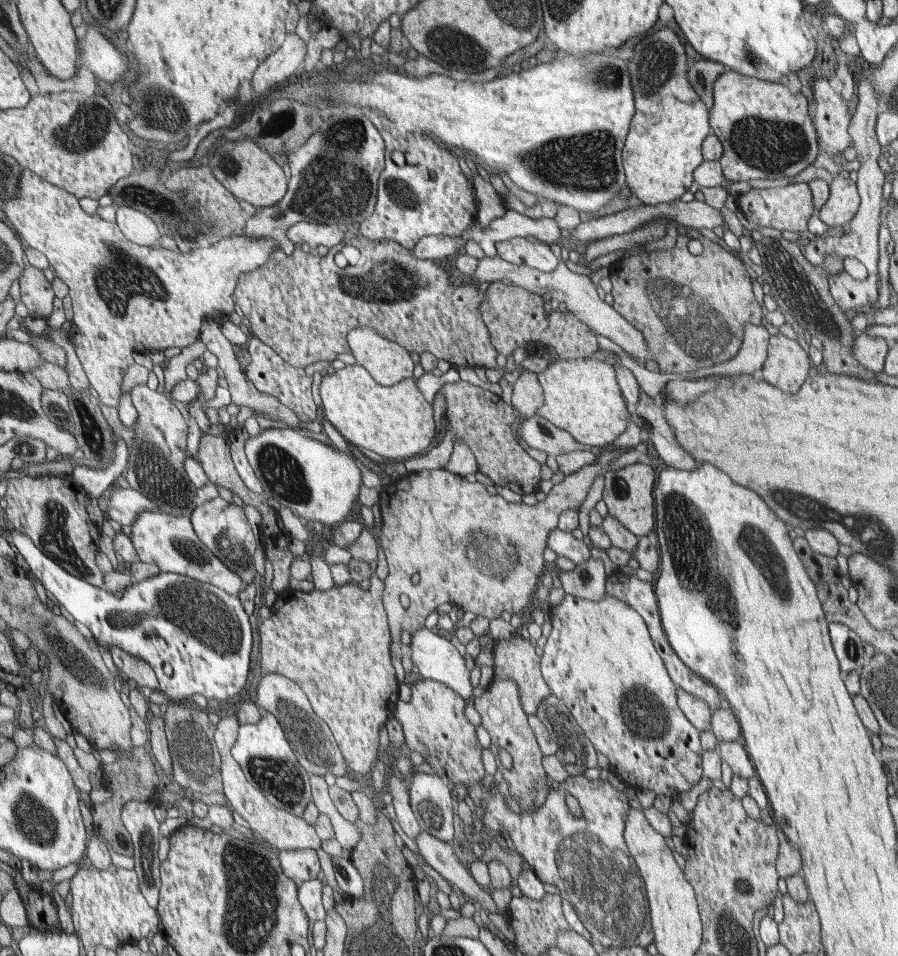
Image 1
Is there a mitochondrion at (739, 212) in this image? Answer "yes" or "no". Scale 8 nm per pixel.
no

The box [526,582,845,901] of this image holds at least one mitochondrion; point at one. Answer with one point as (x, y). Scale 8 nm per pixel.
(646, 716)

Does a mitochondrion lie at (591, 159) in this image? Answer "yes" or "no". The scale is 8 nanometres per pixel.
yes

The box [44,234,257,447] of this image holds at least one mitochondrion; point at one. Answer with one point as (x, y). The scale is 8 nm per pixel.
(120, 279)

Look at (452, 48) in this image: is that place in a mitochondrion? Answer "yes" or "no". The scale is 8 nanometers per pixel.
yes

